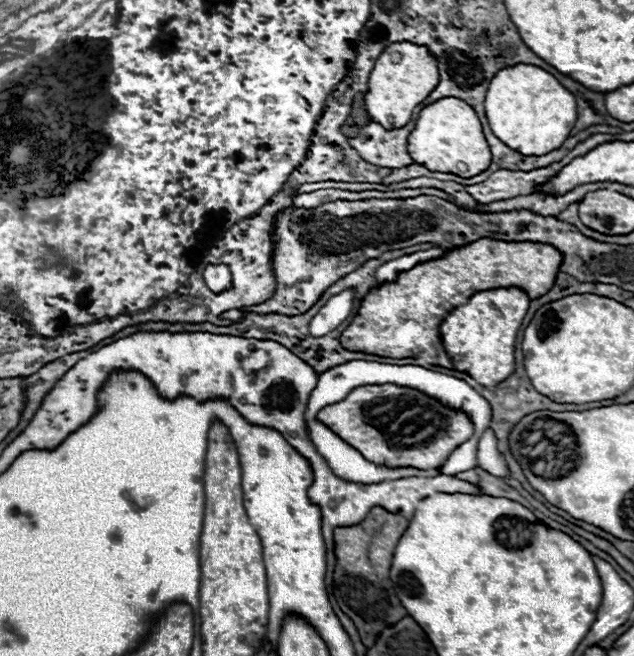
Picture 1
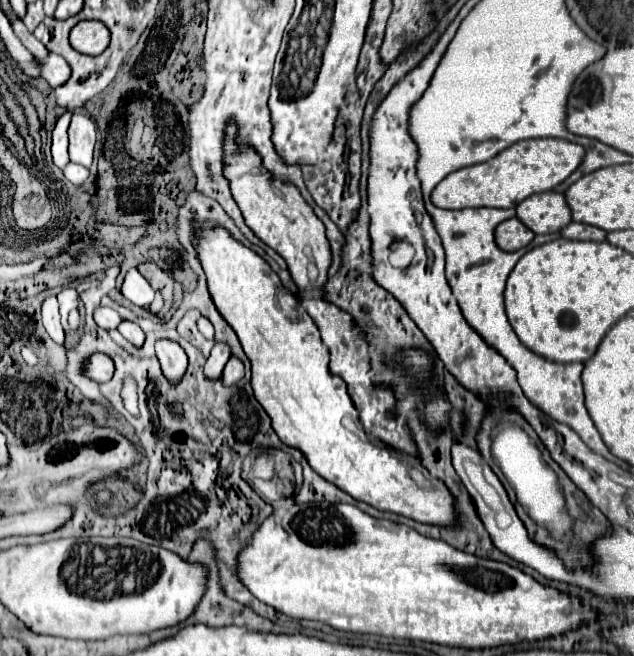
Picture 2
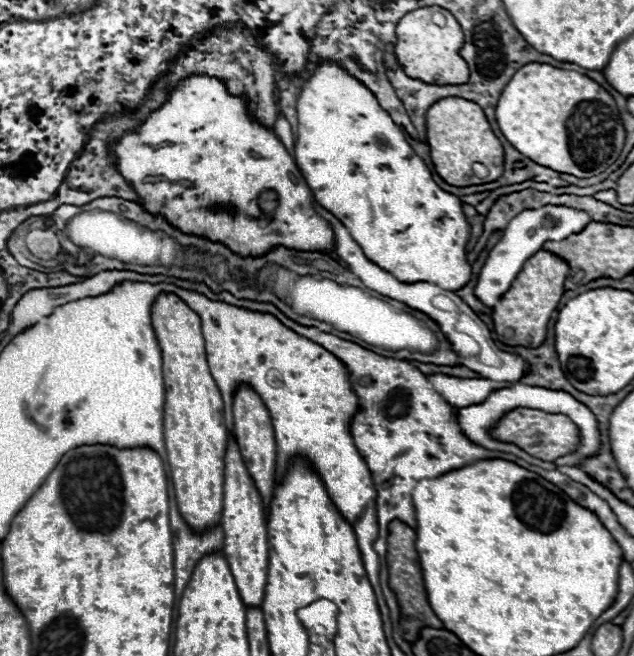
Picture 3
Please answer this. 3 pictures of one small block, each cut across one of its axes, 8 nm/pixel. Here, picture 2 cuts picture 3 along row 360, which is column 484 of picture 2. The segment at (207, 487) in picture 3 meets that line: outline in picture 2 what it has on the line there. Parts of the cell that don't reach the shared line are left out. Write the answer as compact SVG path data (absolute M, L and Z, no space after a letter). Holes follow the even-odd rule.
M538 138L538 140L522 140L502 150L488 162L468 166L446 176L432 190L432 204L444 210L462 210L462 208L514 208L524 198L552 190L560 182L564 182L582 162L584 148L572 144L568 140L558 138Z

